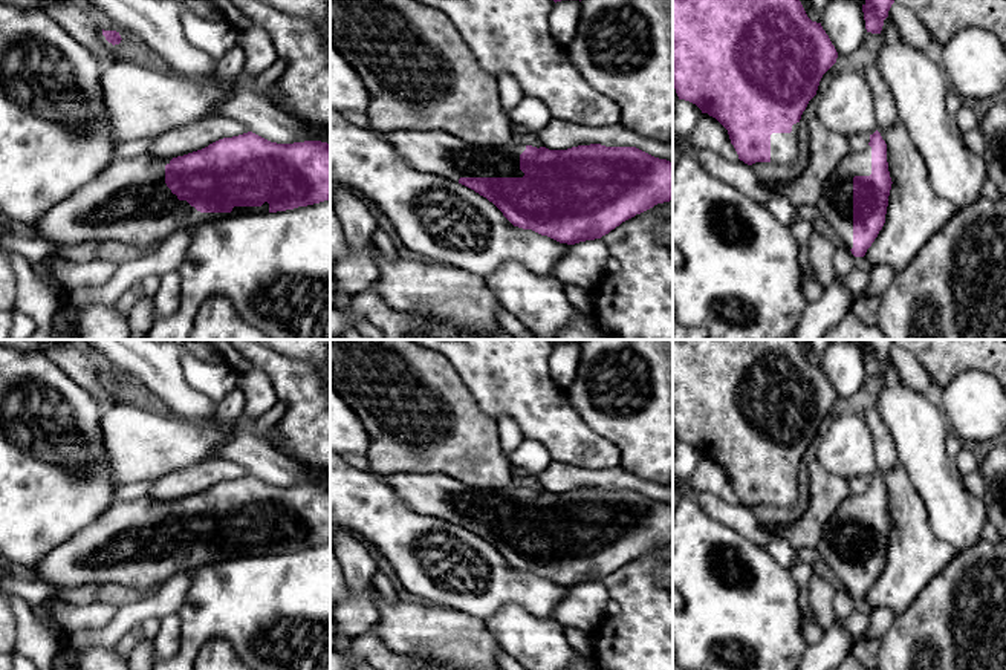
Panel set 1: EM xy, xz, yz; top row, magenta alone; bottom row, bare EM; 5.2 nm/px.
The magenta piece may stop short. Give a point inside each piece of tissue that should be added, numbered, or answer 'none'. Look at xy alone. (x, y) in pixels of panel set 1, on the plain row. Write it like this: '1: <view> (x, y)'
1: xy (129, 543)

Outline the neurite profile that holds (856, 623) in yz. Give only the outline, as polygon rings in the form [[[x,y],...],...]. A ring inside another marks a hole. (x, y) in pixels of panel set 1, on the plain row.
[[[855,610],[847,618],[838,621],[842,629],[845,629],[853,636],[865,635],[870,623],[870,612]]]

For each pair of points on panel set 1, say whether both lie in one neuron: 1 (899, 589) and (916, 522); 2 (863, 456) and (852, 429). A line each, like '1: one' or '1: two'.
1: one
2: one

